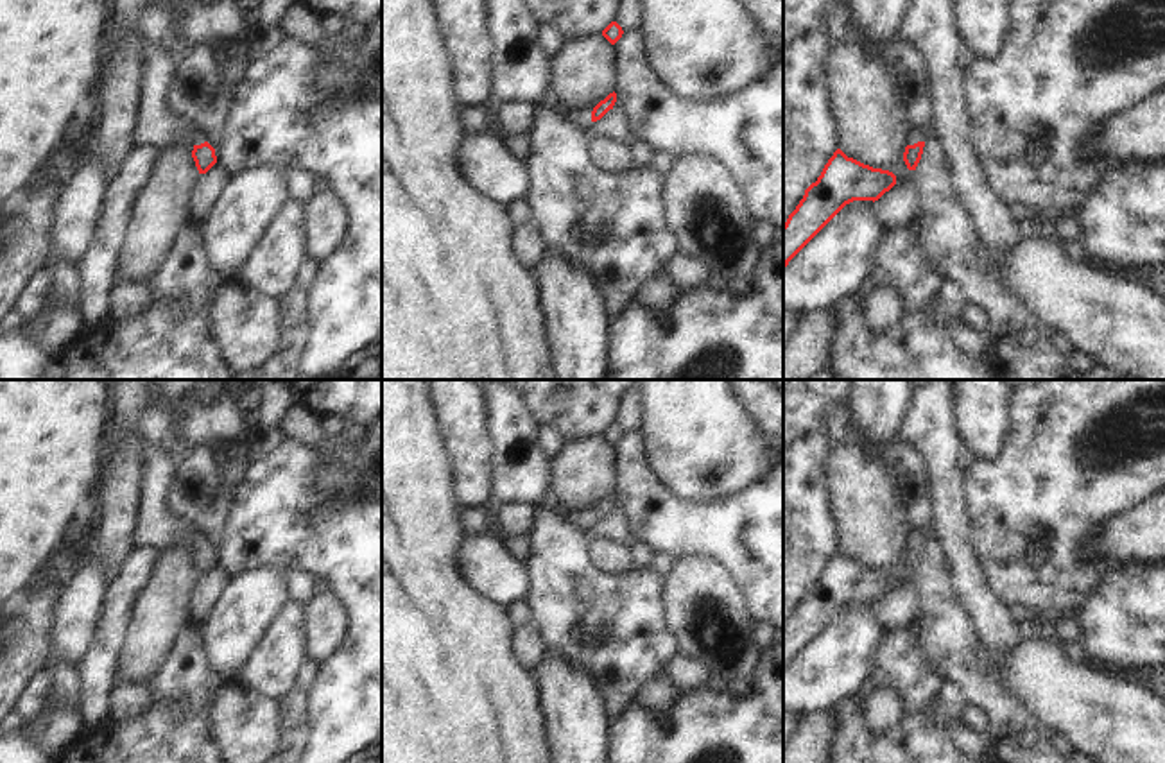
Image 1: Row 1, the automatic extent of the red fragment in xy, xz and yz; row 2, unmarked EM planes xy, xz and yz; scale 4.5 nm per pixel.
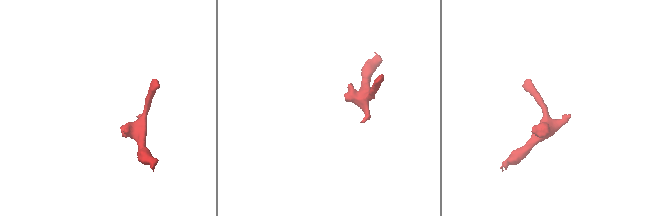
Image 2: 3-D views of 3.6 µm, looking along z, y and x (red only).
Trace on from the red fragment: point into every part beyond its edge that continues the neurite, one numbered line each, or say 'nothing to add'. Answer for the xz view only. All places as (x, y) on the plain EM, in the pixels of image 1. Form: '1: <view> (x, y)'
1: xz (583, 522)

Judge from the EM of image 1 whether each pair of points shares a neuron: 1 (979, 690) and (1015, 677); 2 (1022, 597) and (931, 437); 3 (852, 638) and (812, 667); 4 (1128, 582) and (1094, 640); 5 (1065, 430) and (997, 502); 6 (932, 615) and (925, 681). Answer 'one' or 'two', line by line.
1: two
2: two
3: one
4: one
5: one
6: two

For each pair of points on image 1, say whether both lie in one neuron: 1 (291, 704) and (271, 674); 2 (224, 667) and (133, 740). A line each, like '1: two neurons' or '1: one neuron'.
1: two neurons
2: two neurons

